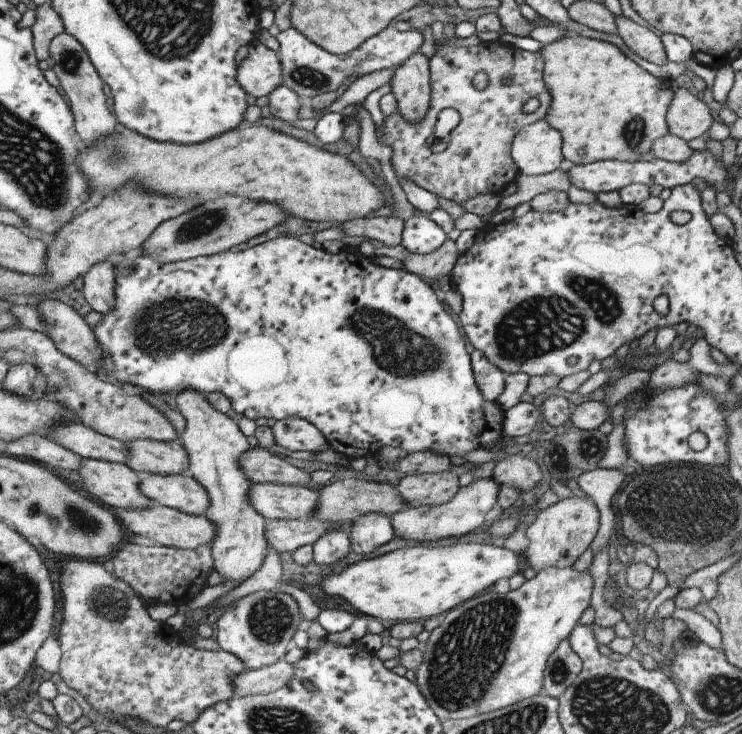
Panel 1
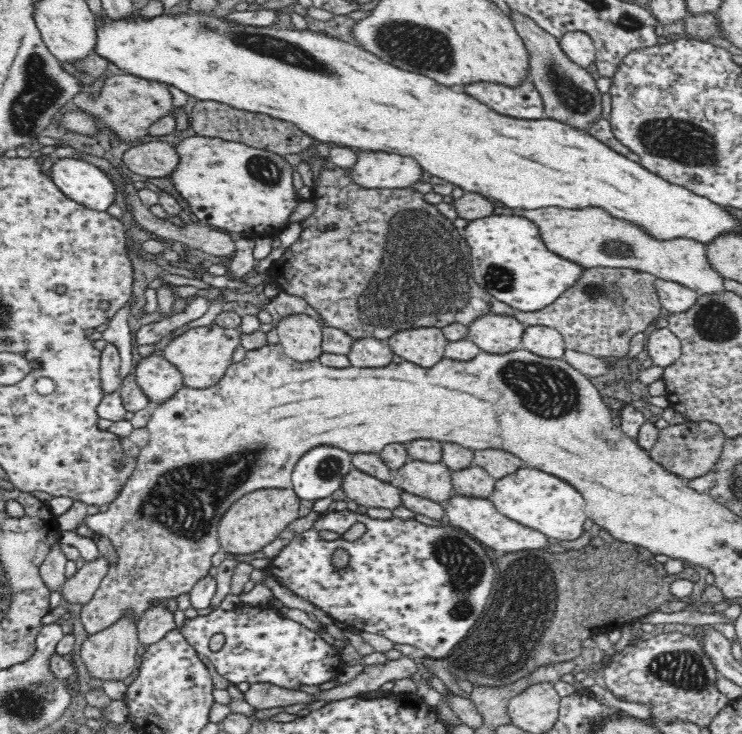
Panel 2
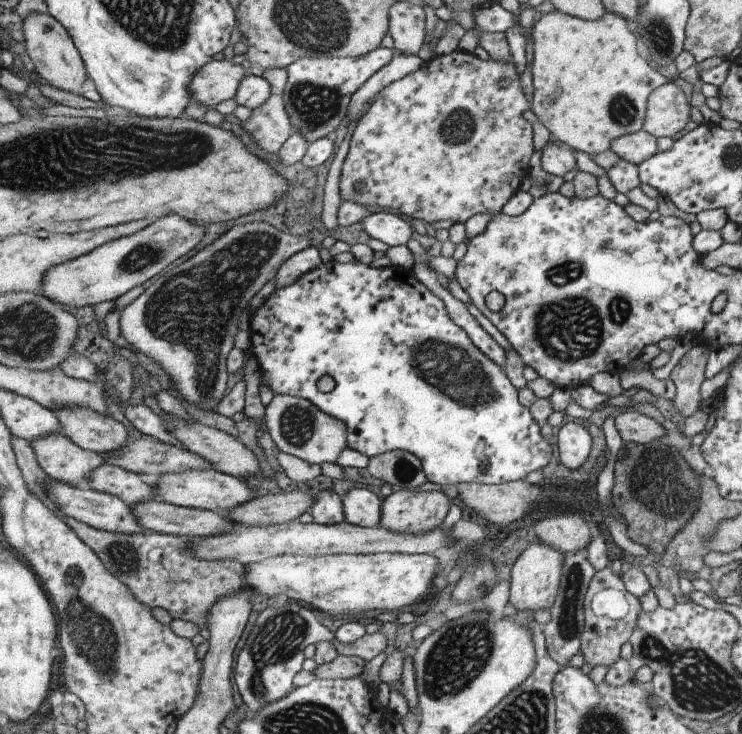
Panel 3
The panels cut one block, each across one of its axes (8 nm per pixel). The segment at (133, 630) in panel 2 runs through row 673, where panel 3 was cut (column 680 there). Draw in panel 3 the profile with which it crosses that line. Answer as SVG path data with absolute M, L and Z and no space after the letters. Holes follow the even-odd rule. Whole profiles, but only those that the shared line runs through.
M664 83L647 96L641 131L655 138L673 136L689 122L691 105L673 83Z

